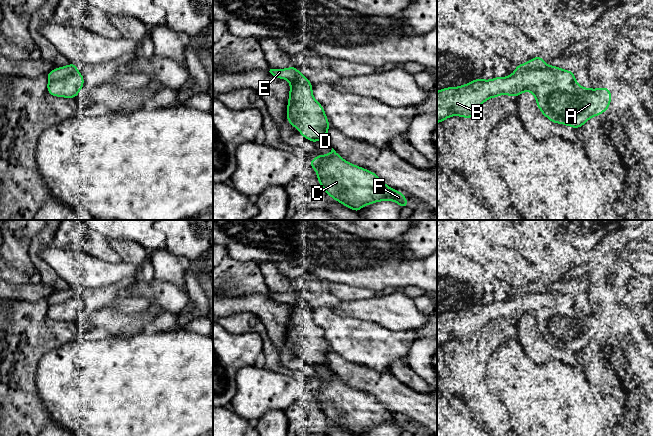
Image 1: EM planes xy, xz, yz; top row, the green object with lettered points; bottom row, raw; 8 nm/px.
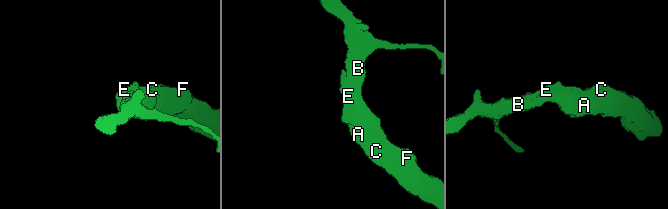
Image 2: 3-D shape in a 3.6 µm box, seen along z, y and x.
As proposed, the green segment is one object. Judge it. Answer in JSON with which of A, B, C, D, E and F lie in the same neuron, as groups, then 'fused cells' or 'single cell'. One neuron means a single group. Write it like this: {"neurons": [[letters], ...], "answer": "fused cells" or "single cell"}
{"neurons": [["A", "B", "C", "D", "F"], ["E"]], "answer": "fused cells"}

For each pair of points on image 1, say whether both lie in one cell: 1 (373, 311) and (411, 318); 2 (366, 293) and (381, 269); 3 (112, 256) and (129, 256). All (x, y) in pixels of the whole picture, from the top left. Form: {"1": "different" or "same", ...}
{"1": "same", "2": "different", "3": "different"}

